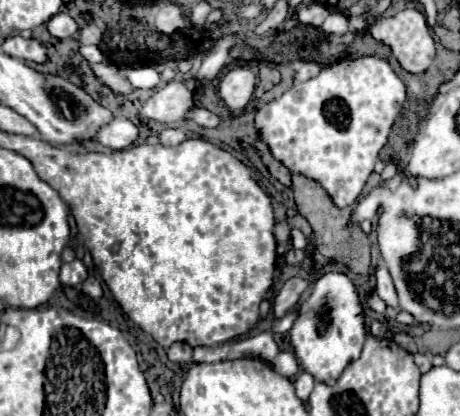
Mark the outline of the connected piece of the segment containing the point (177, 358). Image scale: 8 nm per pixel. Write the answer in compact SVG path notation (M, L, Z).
M176 342L176 344L172 344L170 350L168 350L168 360L178 362L178 364L182 364L182 362L192 362L192 348L190 348L188 344L184 344L184 342Z

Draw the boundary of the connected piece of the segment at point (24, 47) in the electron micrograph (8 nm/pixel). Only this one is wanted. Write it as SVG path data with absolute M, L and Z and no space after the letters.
M10 36L4 40L2 50L14 58L32 60L32 62L46 62L46 48L36 40L26 40L22 36Z

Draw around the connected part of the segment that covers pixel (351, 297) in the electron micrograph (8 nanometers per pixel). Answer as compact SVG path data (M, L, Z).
M324 272L310 286L310 294L298 306L298 318L290 330L290 342L302 368L316 380L332 384L340 372L356 360L366 342L366 318L356 284L344 272Z

